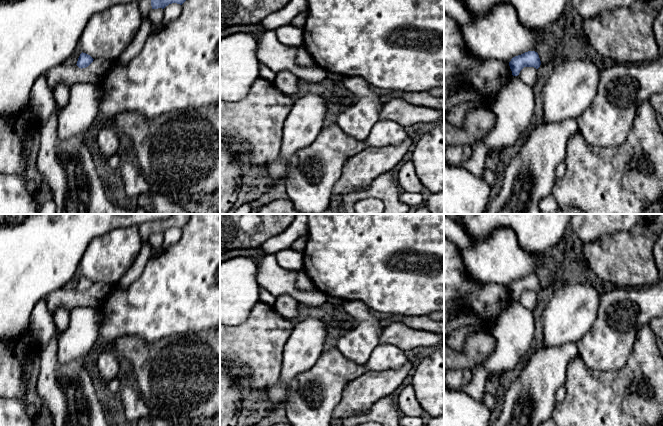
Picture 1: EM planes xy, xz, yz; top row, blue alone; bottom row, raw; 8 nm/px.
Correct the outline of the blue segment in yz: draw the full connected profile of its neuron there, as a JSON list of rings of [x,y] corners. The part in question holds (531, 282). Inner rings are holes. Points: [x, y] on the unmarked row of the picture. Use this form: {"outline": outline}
{"outline": [[[528,275],[521,279],[515,280],[509,286],[513,300],[518,300],[524,291],[534,291],[538,293],[541,289],[539,279],[535,275]]]}

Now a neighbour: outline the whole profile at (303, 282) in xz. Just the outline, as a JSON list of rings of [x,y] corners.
[[[304,268],[297,271],[296,287],[300,290],[309,292],[314,291],[316,289],[313,282],[306,274]]]

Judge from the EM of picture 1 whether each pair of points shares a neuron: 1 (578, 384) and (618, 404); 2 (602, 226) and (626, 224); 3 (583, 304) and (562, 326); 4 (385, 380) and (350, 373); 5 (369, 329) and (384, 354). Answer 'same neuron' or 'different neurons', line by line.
1: same neuron
2: same neuron
3: same neuron
4: different neurons
5: different neurons

